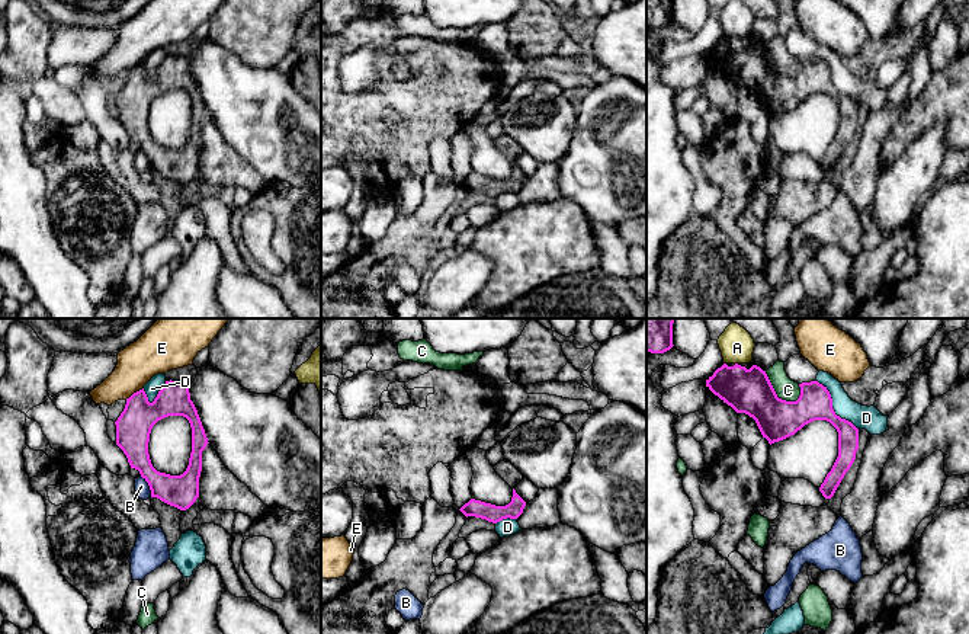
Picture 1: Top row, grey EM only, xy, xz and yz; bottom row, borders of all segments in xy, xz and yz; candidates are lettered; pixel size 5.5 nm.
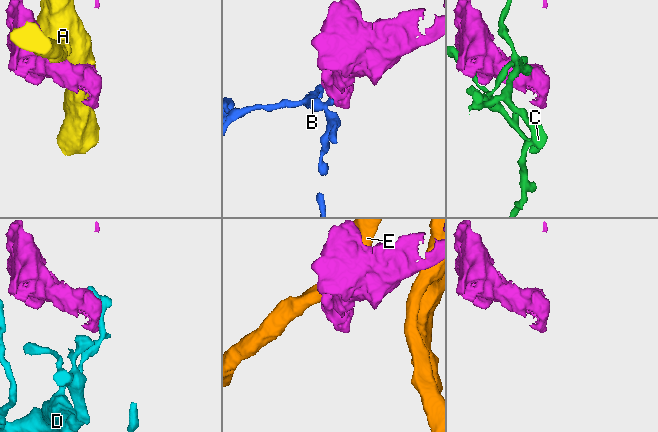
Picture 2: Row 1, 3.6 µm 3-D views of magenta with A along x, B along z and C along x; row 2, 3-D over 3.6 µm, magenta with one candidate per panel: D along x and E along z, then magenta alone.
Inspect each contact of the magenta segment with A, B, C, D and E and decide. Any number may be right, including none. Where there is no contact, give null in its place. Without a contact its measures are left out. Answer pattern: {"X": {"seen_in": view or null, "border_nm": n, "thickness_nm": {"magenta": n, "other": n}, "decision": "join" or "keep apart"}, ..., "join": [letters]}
{"A": {"seen_in": null, "decision": "keep apart"}, "B": {"seen_in": "xy", "border_nm": 130, "thickness_nm": {"magenta": 180, "other": 80}, "decision": "keep apart"}, "C": {"seen_in": "yz", "border_nm": 240, "thickness_nm": {"magenta": 240, "other": 120}, "decision": "keep apart"}, "D": {"seen_in": "yz", "border_nm": 360, "thickness_nm": {"magenta": 190, "other": 130}, "decision": "keep apart"}, "E": {"seen_in": "xy", "border_nm": 120, "thickness_nm": {"magenta": 200, "other": 220}, "decision": "keep apart"}, "join": []}

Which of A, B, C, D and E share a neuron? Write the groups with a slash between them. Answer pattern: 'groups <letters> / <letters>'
groups A / B / C / D / E

